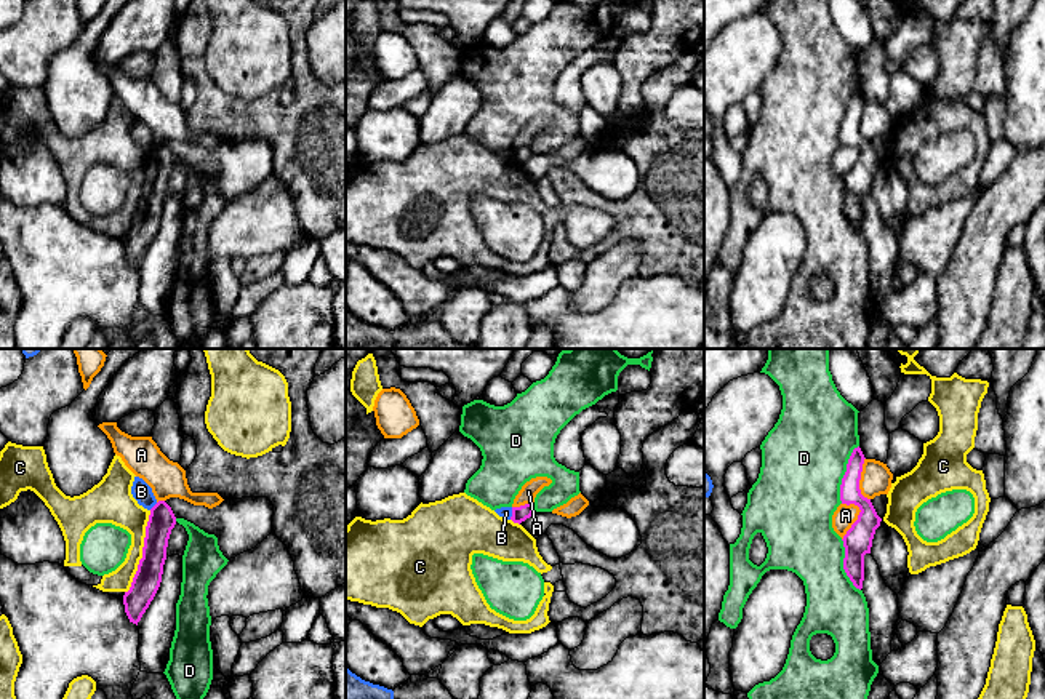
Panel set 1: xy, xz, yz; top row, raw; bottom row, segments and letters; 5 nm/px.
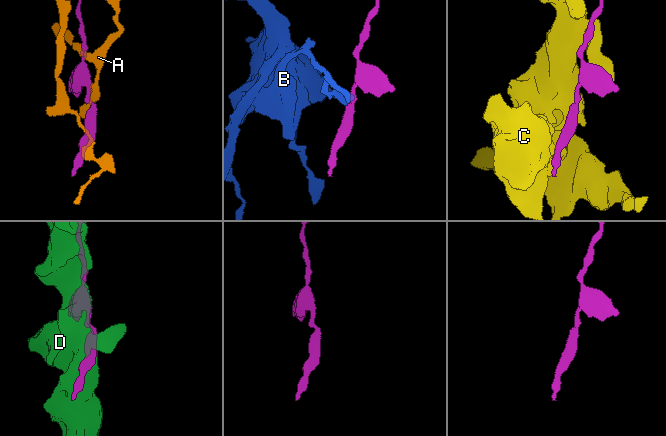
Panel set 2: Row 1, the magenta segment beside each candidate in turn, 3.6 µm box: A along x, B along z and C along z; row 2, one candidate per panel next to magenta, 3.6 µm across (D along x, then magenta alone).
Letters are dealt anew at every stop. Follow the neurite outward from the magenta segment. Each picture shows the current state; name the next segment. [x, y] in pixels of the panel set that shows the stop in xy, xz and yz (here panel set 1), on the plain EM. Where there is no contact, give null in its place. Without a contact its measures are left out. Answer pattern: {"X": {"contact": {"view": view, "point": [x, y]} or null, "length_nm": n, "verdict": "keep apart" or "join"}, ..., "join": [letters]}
{"A": {"contact": {"view": "yz", "point": [855, 163]}, "length_nm": 200, "verdict": "keep apart"}, "B": {"contact": {"view": "xz", "point": [512, 155]}, "length_nm": 70, "verdict": "keep apart"}, "C": {"contact": {"view": "xy", "point": [143, 194]}, "length_nm": 440, "verdict": "keep apart"}, "D": {"contact": {"view": "yz", "point": [845, 115]}, "length_nm": 300, "verdict": "keep apart"}, "join": []}

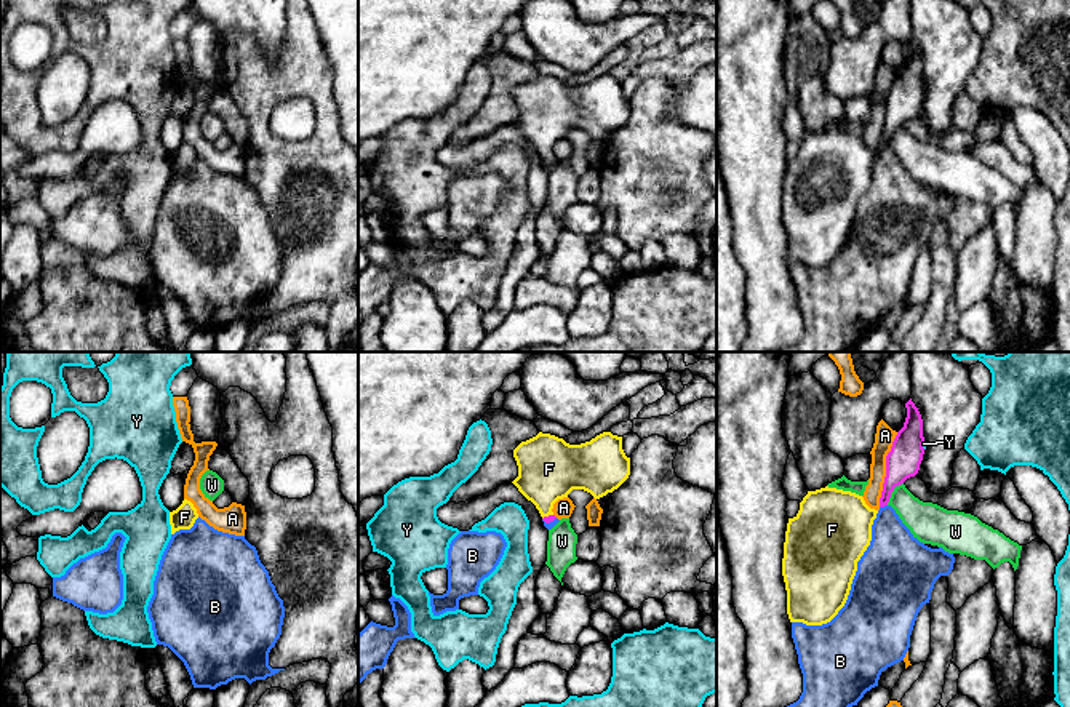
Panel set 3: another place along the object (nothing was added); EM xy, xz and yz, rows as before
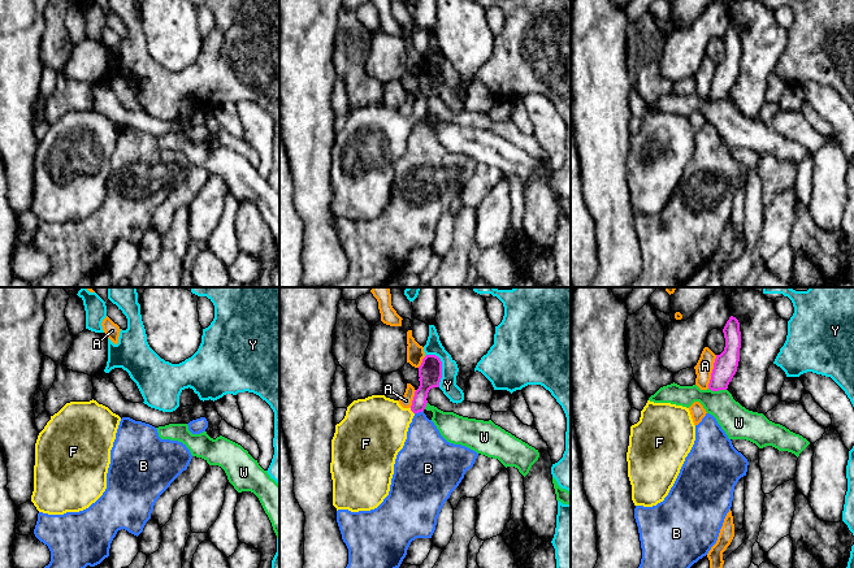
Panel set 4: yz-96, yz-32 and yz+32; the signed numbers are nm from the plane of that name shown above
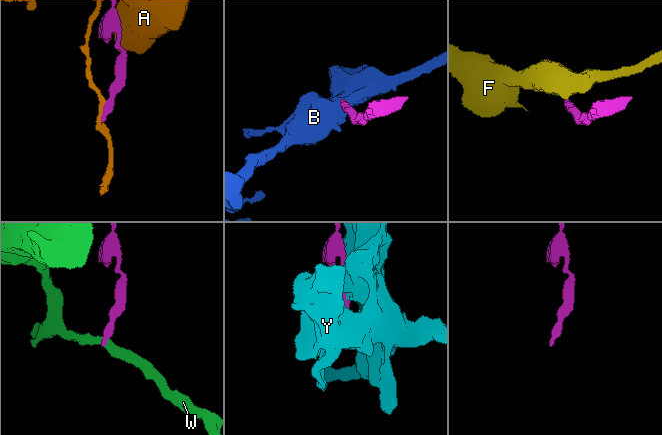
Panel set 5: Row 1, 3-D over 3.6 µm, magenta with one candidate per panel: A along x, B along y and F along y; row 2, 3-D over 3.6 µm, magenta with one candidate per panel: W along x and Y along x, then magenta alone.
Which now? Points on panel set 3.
{"A": {"contact": {"view": "yz", "point": [886, 111]}, "length_nm": 380, "verdict": "keep apart"}, "B": {"contact": {"view": "yz", "point": [883, 147]}, "length_nm": 40, "verdict": "keep apart"}, "F": {"contact": {"view": "xz", "point": [549, 157]}, "length_nm": 60, "verdict": "join"}, "W": {"contact": {"view": "yz", "point": [891, 133]}, "length_nm": 150, "verdict": "keep apart"}, "Y": {"contact": {"view": "yz", "point": [922, 87]}, "length_nm": 40, "verdict": "keep apart"}, "join": ["F"]}

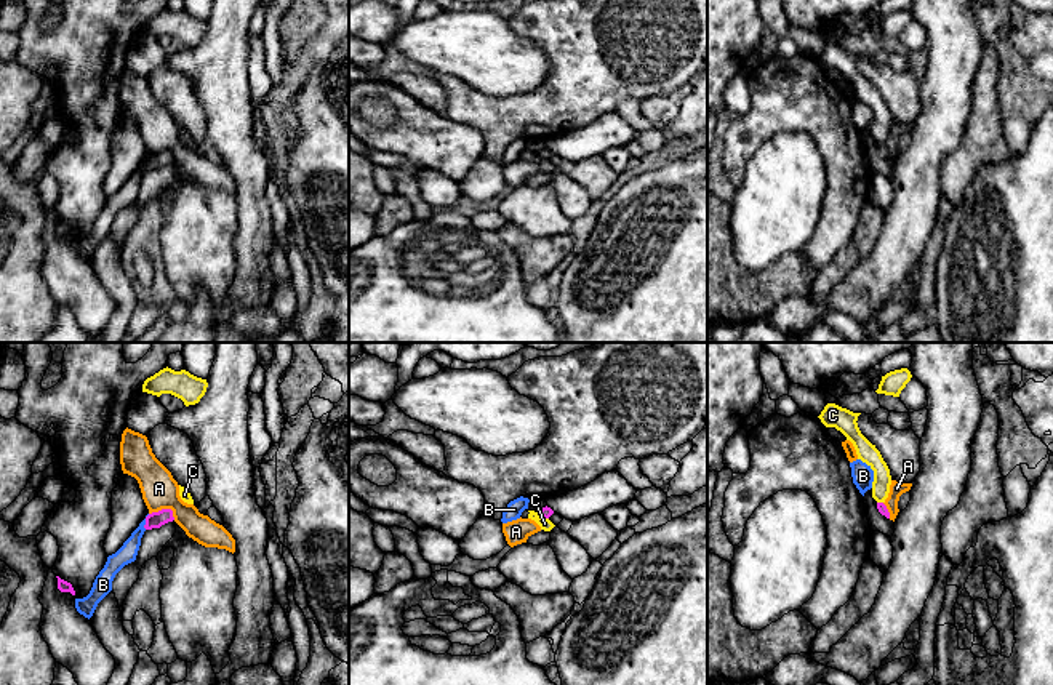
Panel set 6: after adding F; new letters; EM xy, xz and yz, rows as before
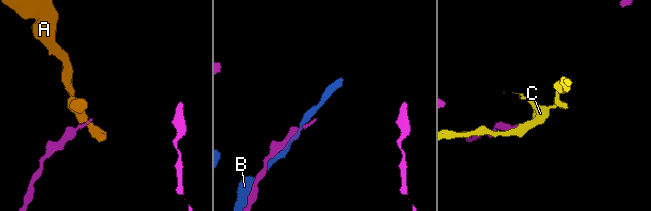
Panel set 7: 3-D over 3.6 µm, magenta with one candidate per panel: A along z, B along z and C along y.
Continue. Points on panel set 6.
{"A": {"contact": {"view": "xy", "point": [165, 151]}, "length_nm": 140, "verdict": "keep apart"}, "B": {"contact": {"view": "xy", "point": [146, 164]}, "length_nm": 80, "verdict": "keep apart"}, "C": {"contact": {"view": "xz", "point": [543, 157]}, "length_nm": 70, "verdict": "keep apart"}, "join": []}

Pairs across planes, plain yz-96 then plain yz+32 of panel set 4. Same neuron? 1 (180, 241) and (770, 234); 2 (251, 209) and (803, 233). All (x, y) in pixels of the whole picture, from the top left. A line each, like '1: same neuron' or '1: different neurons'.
1: different neurons
2: different neurons

